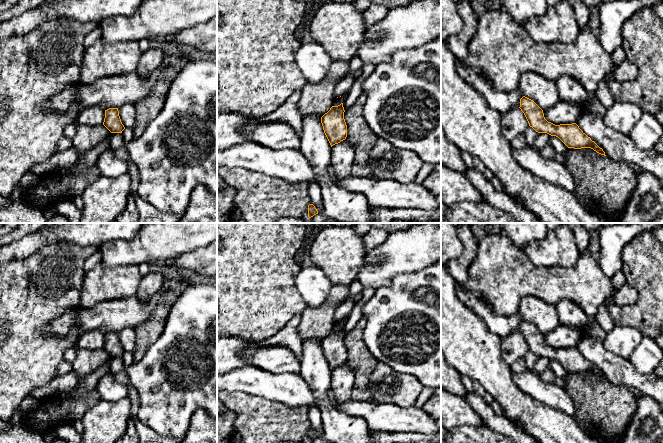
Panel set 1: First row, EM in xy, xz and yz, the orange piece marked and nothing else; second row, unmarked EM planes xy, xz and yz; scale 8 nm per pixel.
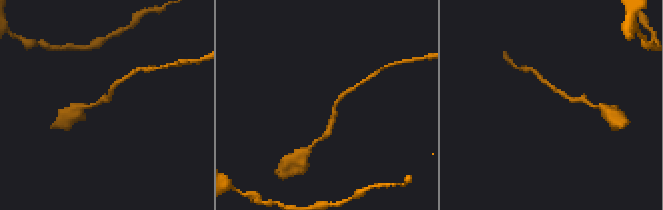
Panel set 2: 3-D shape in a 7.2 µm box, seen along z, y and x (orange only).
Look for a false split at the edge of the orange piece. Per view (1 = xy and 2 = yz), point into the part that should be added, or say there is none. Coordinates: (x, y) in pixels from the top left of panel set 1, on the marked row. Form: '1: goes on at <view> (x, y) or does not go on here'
1: does not go on here
2: does not go on here

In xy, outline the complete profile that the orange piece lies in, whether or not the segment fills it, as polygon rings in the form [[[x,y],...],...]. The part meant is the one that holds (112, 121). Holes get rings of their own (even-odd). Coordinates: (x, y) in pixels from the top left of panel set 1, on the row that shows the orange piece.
[[[109,108],[105,110],[105,118],[103,125],[111,133],[122,133],[125,127],[121,122],[118,108]]]

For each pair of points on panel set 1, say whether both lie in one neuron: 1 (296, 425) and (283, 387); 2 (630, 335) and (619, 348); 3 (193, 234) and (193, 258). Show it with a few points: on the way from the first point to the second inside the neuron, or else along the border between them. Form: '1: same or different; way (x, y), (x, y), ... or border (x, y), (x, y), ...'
1: different; border (266, 399), (292, 406), (307, 406)
2: same; way (627, 338), (622, 345)
3: different; border (206, 245), (199, 246), (171, 259)

